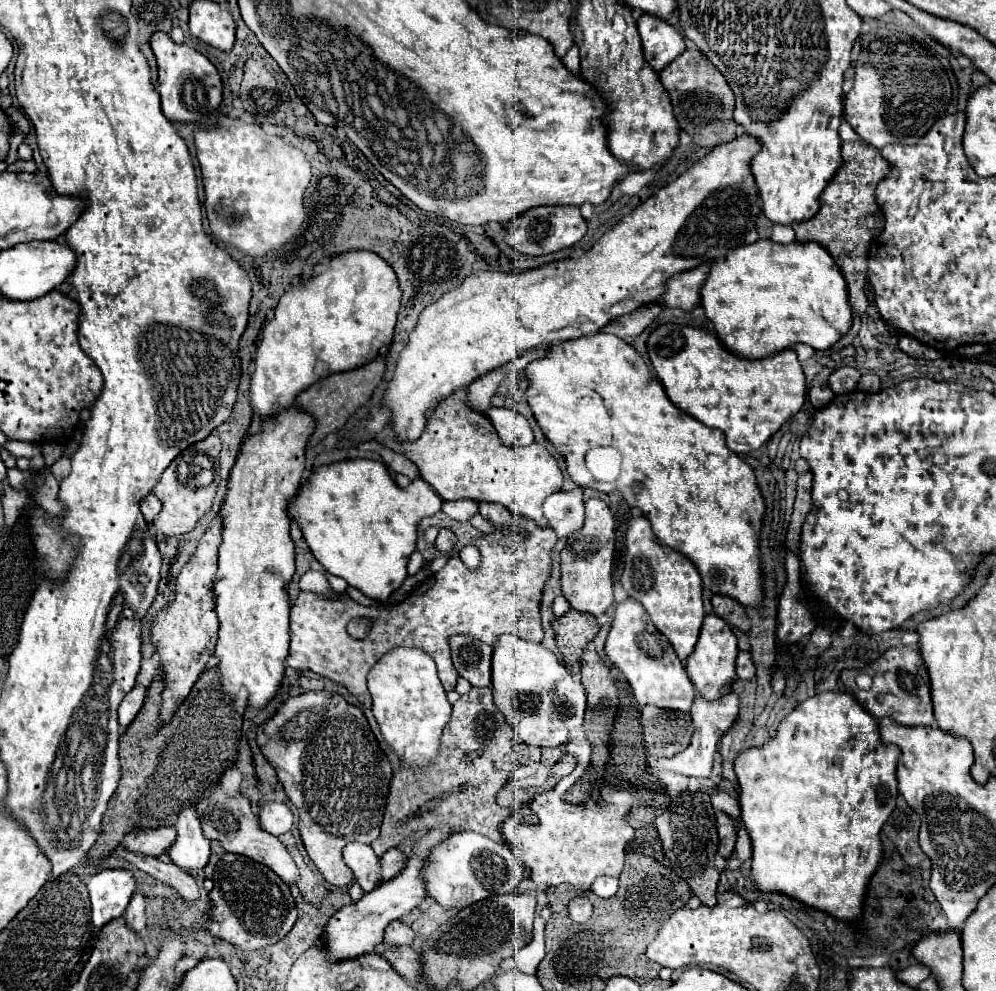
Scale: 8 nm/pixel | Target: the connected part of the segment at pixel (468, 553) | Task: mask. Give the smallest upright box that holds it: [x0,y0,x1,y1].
[460,546,480,570]

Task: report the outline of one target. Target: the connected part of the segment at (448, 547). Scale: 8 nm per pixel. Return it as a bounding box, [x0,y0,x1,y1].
[434,528,456,554]

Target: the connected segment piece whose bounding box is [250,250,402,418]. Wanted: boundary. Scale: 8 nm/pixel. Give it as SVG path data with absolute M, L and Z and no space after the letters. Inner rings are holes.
M348 250L342 252L330 262L314 266L314 278L292 286L278 302L274 318L264 326L264 334L270 334L262 340L256 350L256 370L250 384L252 412L260 418L270 418L280 410L292 406L294 398L332 372L346 372L360 368L372 362L380 348L392 342L396 316L400 308L400 288L396 272L384 258L370 250Z

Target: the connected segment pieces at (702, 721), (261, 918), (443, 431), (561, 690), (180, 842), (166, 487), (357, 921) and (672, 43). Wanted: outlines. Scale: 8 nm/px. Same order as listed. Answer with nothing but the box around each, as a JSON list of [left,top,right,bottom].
[[652,692,738,778],[208,854,298,950],[376,388,564,528],[492,634,586,748],[168,808,210,870],[152,460,216,536],[324,828,448,962],[638,14,686,72]]

